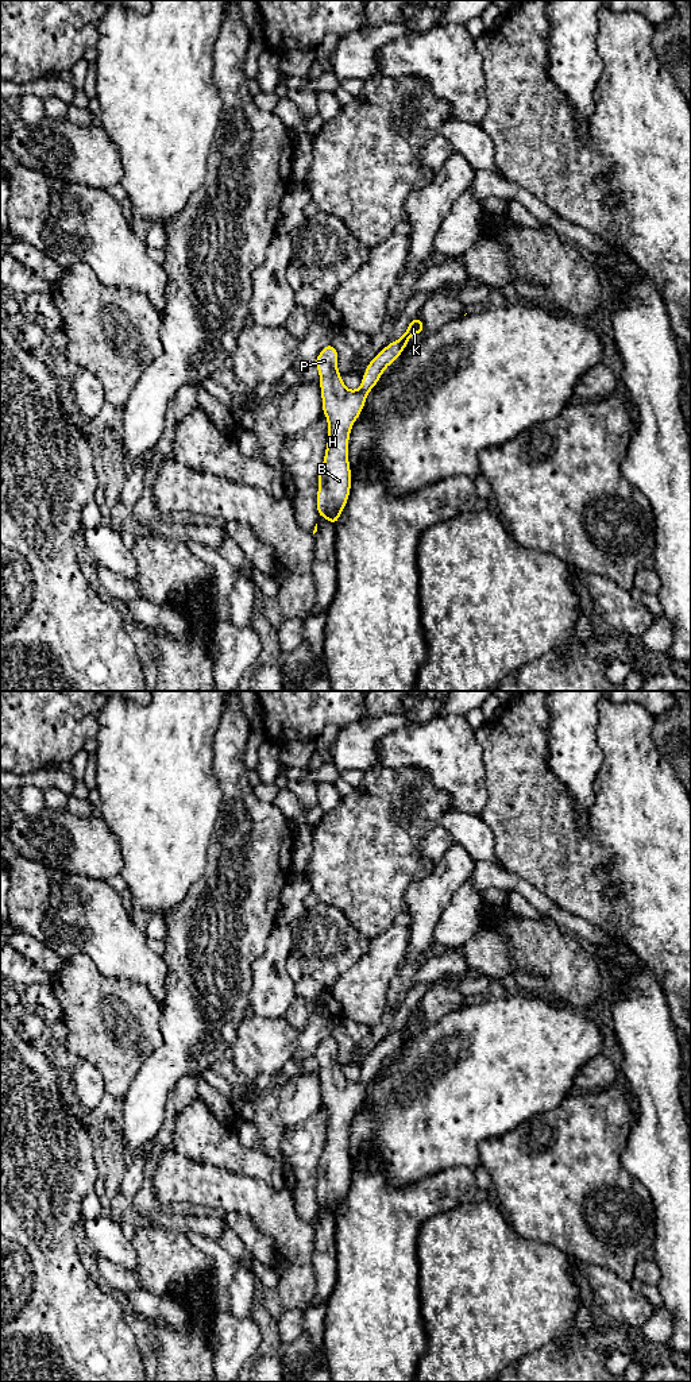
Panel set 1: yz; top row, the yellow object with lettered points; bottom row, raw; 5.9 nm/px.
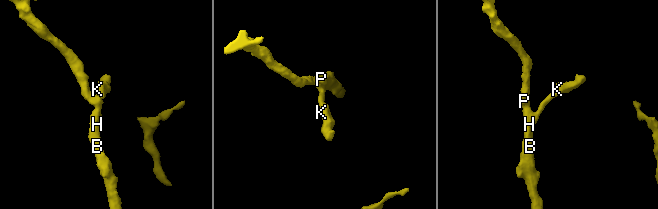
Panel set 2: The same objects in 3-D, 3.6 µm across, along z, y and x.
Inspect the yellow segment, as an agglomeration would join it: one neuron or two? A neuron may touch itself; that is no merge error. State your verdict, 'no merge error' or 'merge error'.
no merge error

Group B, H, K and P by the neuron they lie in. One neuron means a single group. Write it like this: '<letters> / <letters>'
B H K P

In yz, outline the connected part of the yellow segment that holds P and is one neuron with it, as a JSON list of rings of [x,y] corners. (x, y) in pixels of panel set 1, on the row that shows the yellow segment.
[[[413,317],[405,333],[387,344],[367,364],[360,387],[355,391],[346,387],[339,374],[339,355],[332,343],[320,351],[314,362],[320,374],[323,413],[328,420],[328,443],[319,471],[316,505],[319,518],[325,517],[333,526],[336,526],[351,491],[348,440],[352,425],[364,408],[368,391],[378,383],[385,368],[402,354],[413,335],[424,331],[424,323],[418,317]]]

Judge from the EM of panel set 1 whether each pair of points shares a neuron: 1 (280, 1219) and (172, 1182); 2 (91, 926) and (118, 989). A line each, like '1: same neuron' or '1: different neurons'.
1: same neuron
2: different neurons

